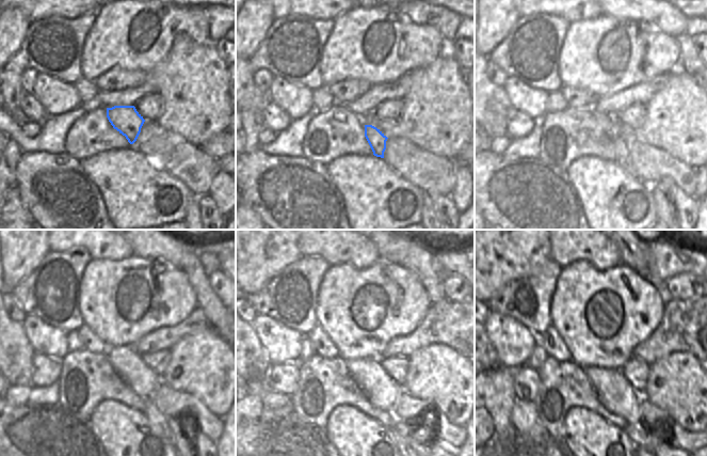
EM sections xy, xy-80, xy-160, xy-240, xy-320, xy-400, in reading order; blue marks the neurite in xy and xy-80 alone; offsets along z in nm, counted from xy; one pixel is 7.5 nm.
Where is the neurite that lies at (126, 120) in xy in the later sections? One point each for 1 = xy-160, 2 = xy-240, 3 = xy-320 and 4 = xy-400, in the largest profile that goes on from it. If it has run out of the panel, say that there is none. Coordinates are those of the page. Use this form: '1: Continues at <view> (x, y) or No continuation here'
1: Continues at xy-160 (621, 145)
2: Continues at xy-240 (158, 423)
3: Continues at xy-320 (403, 446)
4: Continues at xy-400 (640, 446)

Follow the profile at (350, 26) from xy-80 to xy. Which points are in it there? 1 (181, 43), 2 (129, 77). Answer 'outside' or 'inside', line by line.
1: outside
2: outside

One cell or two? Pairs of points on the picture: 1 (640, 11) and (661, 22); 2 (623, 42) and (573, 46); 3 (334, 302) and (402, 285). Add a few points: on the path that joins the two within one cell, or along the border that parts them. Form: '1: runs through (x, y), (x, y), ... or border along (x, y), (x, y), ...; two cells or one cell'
1: runs through (646, 11), (655, 11), (661, 16); one cell
2: runs through (610, 46), (585, 46); one cell
3: runs through (351, 296), (367, 282), (385, 285); one cell

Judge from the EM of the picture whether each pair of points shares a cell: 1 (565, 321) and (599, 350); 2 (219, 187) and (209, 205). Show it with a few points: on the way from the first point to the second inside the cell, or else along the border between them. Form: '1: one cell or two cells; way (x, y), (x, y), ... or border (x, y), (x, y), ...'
1: one cell; way (574, 325), (591, 342)
2: two cells; border (209, 194), (219, 213), (224, 218)

